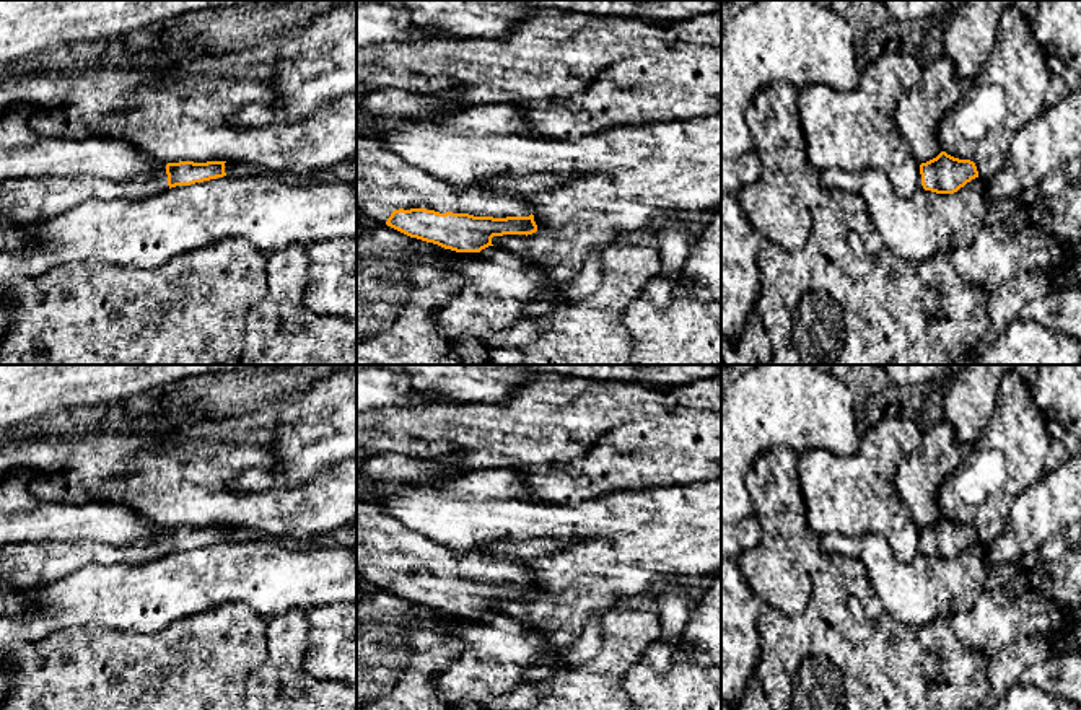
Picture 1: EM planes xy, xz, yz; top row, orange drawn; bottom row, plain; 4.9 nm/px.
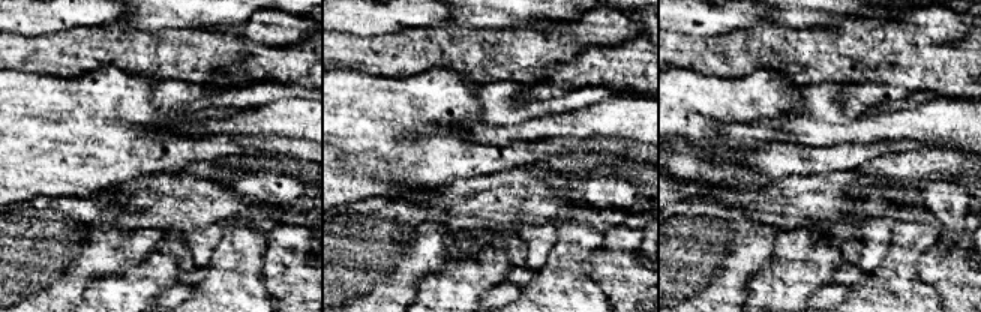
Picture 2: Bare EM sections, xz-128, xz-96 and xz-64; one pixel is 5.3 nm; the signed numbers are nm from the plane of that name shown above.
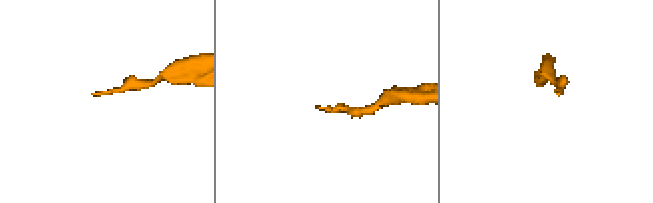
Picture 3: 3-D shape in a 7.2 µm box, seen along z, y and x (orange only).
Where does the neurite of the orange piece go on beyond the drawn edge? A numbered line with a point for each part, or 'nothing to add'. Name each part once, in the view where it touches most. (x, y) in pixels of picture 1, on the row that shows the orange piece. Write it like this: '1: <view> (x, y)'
1: xz (385, 183)

